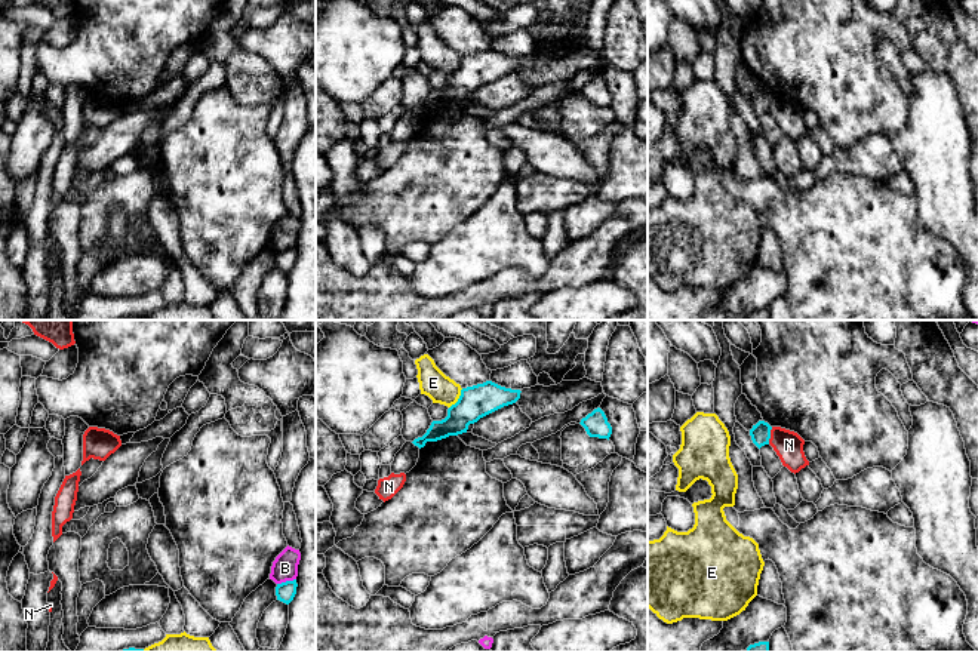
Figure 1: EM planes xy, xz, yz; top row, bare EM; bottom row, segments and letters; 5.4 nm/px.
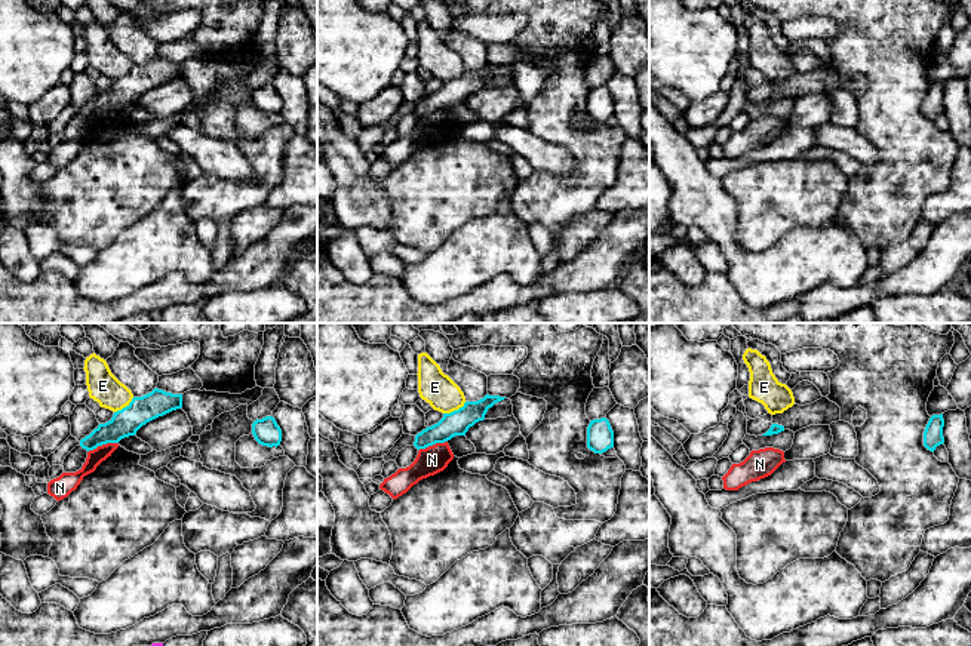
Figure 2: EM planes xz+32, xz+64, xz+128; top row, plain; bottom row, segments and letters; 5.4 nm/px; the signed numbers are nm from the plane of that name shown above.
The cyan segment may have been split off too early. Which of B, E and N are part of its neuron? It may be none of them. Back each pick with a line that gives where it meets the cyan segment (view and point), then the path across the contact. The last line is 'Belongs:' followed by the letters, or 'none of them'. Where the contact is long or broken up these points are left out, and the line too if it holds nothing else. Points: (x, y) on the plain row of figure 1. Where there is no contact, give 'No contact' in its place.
Belongs: none of them

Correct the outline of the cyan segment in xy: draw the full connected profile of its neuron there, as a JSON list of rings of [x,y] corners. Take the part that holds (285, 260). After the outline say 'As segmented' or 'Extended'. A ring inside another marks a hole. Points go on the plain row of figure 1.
[[[296,247],[277,252],[276,255],[277,268],[289,273],[296,262],[296,255],[298,255]]]. As segmented

